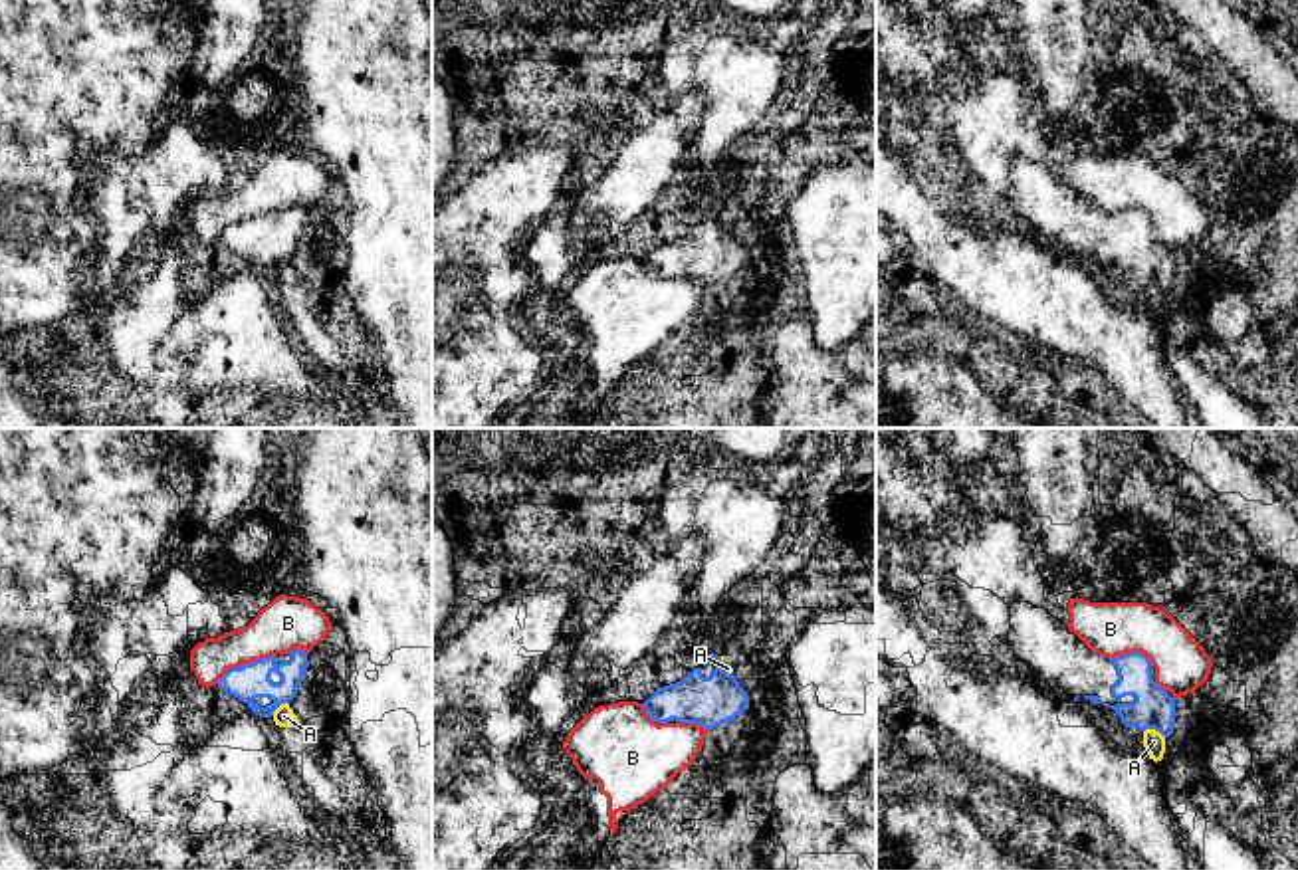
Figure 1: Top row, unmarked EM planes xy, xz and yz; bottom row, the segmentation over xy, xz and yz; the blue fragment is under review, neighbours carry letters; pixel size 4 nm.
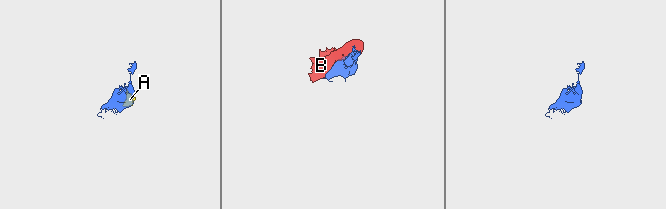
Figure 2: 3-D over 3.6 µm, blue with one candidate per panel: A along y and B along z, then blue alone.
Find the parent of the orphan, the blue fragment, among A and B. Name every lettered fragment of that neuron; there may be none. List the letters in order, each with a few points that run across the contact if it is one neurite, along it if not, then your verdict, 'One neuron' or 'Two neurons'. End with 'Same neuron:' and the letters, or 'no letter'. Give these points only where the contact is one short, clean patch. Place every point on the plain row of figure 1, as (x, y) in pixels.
A: Line: yz (1144, 286), (1156, 286), (1164, 294). Two neurons
B: Two neurons
Same neuron: no letter

